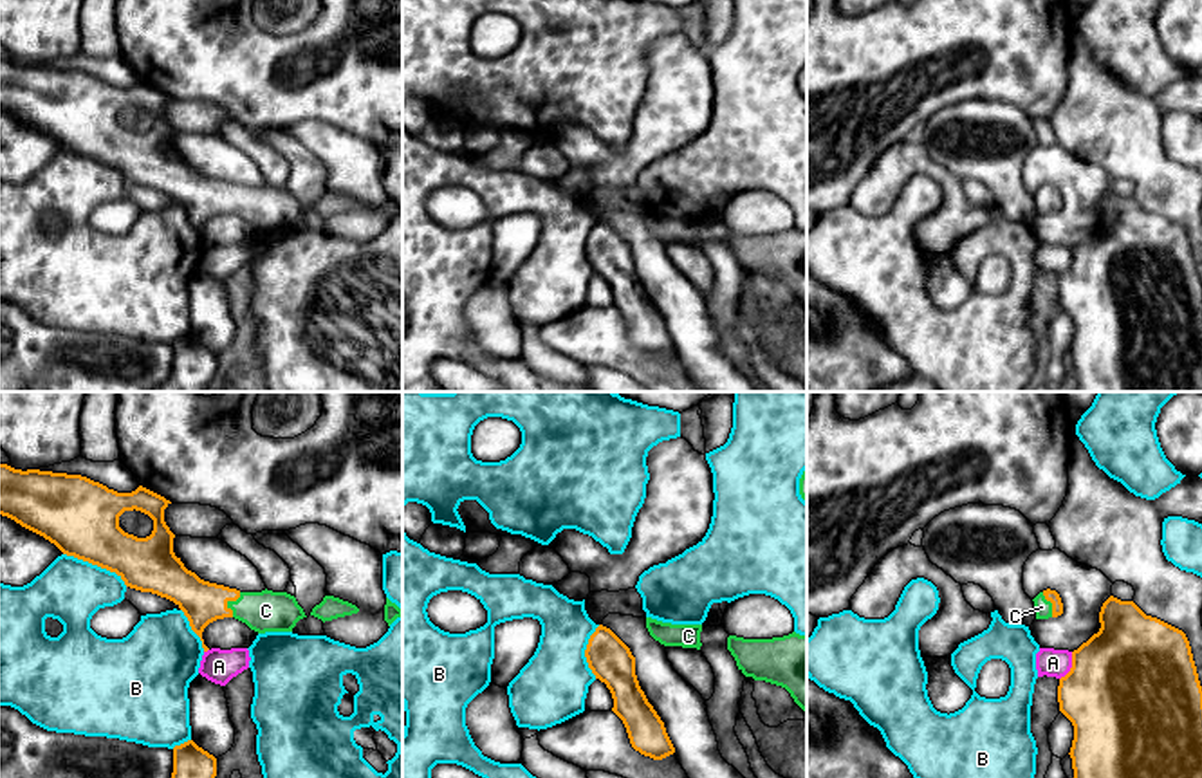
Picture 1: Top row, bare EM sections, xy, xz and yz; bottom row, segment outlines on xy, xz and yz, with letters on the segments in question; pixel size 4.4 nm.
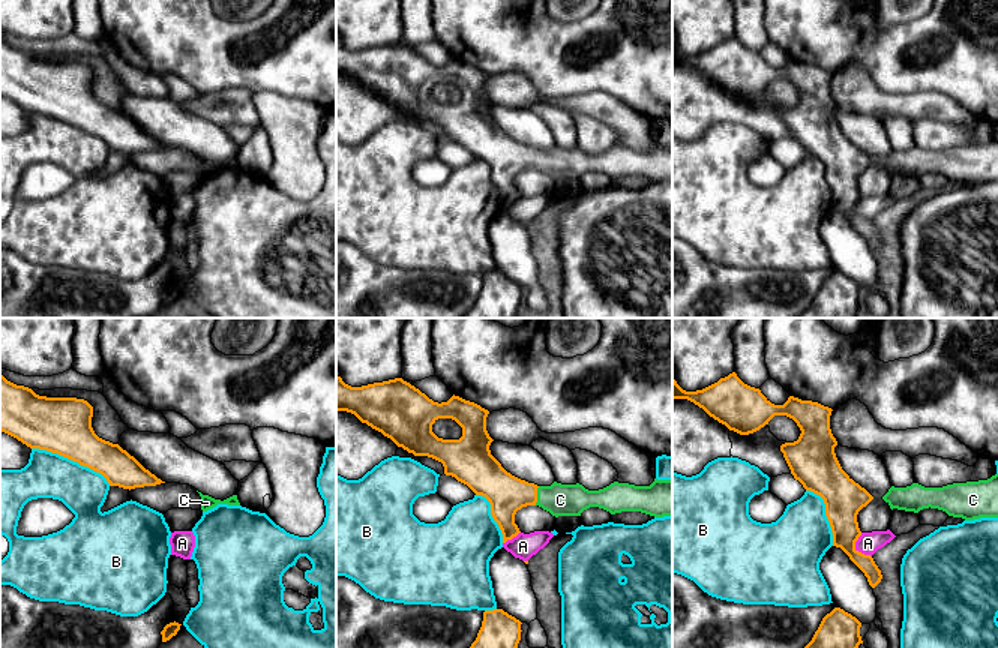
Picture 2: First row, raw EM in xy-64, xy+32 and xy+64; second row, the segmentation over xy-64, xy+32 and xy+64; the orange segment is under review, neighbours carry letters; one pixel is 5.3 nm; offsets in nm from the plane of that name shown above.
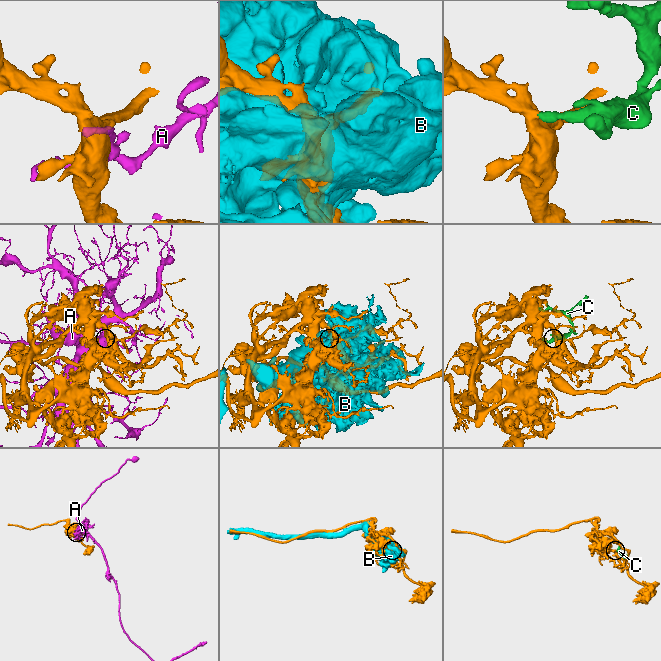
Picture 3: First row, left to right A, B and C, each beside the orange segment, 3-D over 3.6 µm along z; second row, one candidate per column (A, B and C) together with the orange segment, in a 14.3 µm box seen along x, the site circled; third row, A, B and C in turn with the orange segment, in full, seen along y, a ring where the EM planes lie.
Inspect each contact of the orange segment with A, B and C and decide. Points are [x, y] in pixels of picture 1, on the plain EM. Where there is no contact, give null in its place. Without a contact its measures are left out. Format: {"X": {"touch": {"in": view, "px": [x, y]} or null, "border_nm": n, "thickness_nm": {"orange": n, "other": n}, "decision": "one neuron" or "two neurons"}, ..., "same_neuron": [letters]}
{"A": {"touch": {"in": "yz", "px": [1072, 262]}, "border_nm": 140, "thickness_nm": {"orange": 500, "other": 130}, "decision": "two neurons"}, "B": {"touch": {"in": "xy", "px": [96, 159]}, "border_nm": 320, "thickness_nm": {"orange": 340, "other": 280}, "decision": "two neurons"}, "C": {"touch": {"in": "xy", "px": [226, 199]}, "border_nm": 120, "thickness_nm": {"orange": 190, "other": 180}, "decision": "one neuron"}, "same_neuron": ["C"]}

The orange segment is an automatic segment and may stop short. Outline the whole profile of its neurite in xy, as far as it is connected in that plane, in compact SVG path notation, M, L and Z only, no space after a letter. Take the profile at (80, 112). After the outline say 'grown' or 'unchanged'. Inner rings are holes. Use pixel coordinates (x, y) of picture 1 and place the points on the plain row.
M0 60L0 110L43 132L63 150L116 168L126 182L152 188L173 197L188 213L191 226L200 233L204 247L204 224L224 213L235 213L258 229L292 227L305 211L296 193L287 188L240 188L224 181L200 175L188 166L173 148L175 130L164 117L164 105L171 97L139 81L132 88L117 88L81 70L52 69L40 65L14 65ZM125 107L141 107L153 116L153 126L137 134L119 123Z | grown

